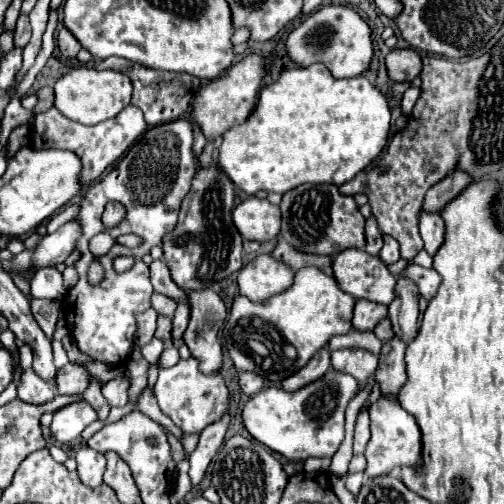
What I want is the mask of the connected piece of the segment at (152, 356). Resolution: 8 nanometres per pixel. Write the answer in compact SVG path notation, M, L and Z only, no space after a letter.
M156 337L142 348L142 356L144 356L144 360L146 362L150 362L150 364L154 364L158 358L160 358L160 354L162 354L162 350L164 350L164 346L162 346L162 341L158 340Z

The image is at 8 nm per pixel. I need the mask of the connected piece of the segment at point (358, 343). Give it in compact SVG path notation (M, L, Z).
M348 332L348 336L334 336L328 342L328 350L338 350L338 348L366 348L374 354L380 354L380 338L376 338L374 332Z

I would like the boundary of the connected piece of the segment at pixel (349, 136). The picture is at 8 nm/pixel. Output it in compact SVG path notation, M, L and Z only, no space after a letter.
M312 64L308 68L286 70L278 82L262 90L258 110L244 124L230 128L222 136L218 164L236 184L236 188L250 196L258 190L284 194L304 182L326 182L340 186L368 168L374 160L378 160L378 156L382 156L390 128L388 101L364 76L334 78L328 68L324 68L324 64Z

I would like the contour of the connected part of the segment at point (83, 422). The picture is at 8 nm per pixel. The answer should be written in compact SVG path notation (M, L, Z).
M76 400L54 412L50 432L56 442L68 444L74 442L82 434L82 430L94 420L98 420L96 410L86 400Z

